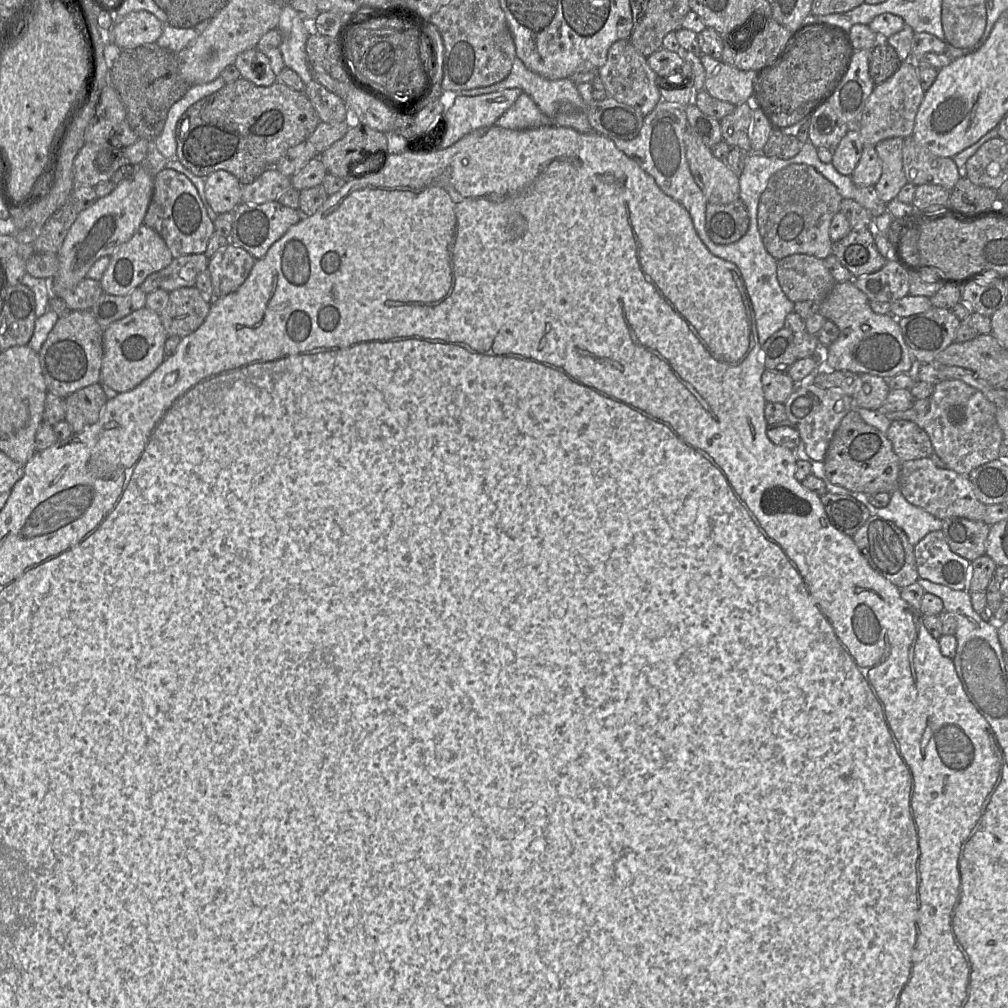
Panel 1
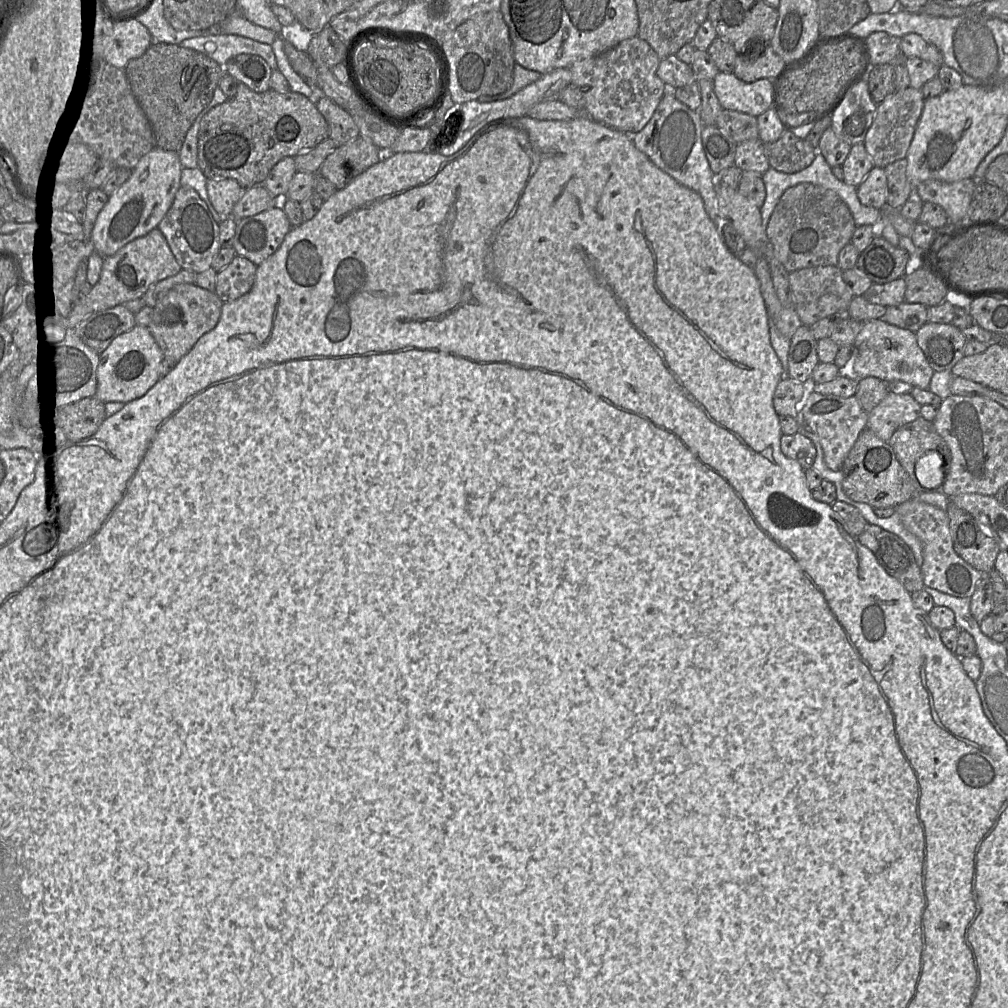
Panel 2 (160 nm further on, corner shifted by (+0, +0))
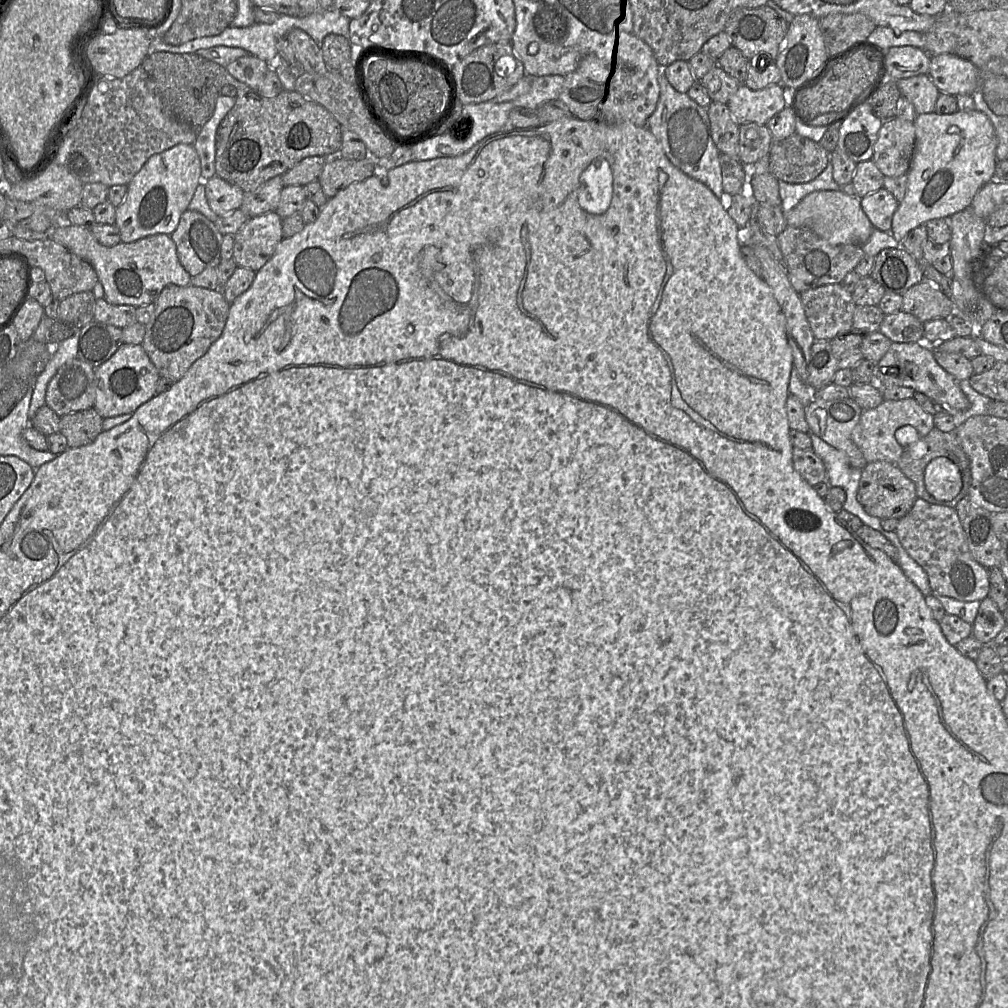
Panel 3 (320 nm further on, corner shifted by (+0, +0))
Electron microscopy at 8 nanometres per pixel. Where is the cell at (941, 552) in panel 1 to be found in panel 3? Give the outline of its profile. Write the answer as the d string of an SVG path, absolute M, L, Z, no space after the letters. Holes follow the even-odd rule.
M917 497L911 510L898 520L895 532L909 556L927 574L932 594L964 602L981 601L988 596L988 569L972 557L954 508L932 504Z

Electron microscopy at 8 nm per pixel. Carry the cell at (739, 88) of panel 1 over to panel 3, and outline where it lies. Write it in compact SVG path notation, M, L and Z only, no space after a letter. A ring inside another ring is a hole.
M741 84L727 102L727 107L739 125L753 122L766 126L768 121L785 107L795 107L795 96L789 91L781 84L761 90L752 90Z

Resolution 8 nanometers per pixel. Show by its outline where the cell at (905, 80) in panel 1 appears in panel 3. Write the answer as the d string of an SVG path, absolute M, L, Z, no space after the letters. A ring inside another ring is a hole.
M899 116L883 121L872 161L885 177L907 175L915 147L915 123Z

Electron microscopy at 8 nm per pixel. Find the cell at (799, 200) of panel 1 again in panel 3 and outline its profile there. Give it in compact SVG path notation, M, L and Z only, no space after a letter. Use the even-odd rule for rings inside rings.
M789 225L777 236L777 242L786 263L790 283L797 293L828 284L841 283L865 255L861 246L832 245L810 229Z

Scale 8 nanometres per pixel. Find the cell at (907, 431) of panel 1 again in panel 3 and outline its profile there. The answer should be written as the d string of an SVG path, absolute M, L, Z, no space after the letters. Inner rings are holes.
M934 427L926 436L921 439L917 439L910 446L907 446L896 465L900 469L900 471L914 483L917 497L929 503L954 508L961 499L967 497L969 487L971 485L970 460L968 455L963 450L963 447L955 431L943 432ZM936 457L949 458L958 467L961 473L962 489L960 493L951 501L936 500L927 492L925 488L925 467L932 459Z

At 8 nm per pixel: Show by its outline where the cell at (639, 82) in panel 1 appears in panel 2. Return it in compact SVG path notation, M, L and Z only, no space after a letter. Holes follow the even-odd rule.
M637 35L596 56L580 59L567 69L571 83L582 92L582 115L626 134L641 131L652 118L667 85L657 75L660 58Z

